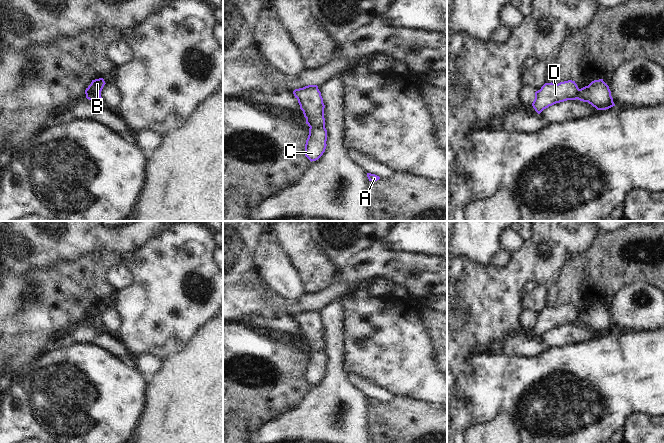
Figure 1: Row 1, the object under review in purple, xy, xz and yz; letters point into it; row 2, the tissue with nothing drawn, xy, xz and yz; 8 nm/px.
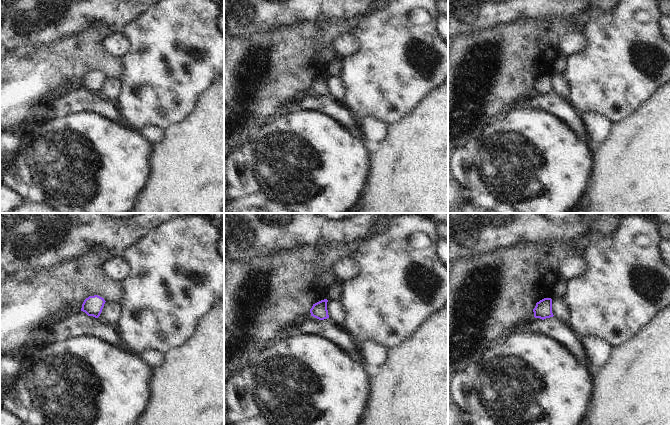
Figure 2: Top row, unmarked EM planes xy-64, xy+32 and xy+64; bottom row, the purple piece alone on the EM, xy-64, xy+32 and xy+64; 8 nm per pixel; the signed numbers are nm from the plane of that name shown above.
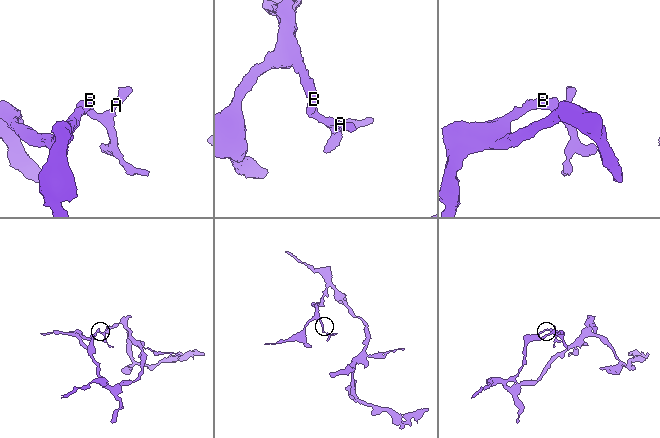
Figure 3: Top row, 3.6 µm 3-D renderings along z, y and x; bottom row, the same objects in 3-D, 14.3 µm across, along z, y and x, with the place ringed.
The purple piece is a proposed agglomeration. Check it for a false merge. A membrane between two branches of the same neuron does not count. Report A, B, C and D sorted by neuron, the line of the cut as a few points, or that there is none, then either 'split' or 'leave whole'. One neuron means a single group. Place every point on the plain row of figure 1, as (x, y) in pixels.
A C / B D; cut in xy along (100, 317), (86, 319); split

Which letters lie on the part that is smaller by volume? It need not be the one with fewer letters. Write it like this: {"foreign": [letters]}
{"foreign": ["A", "C"]}

